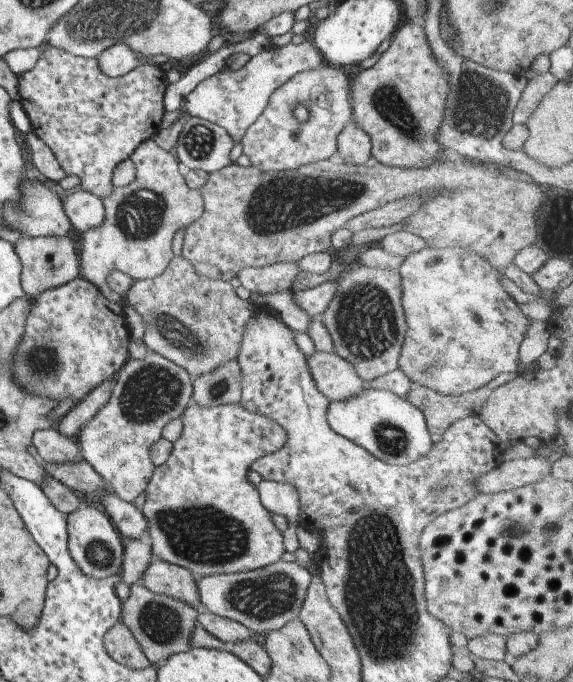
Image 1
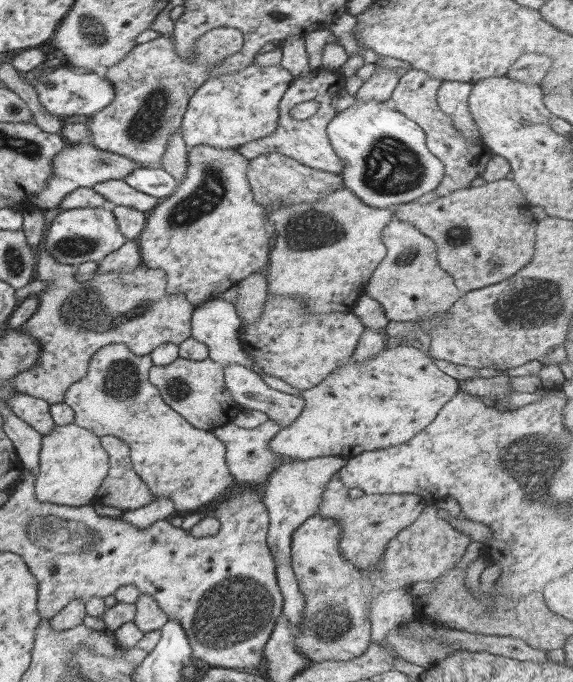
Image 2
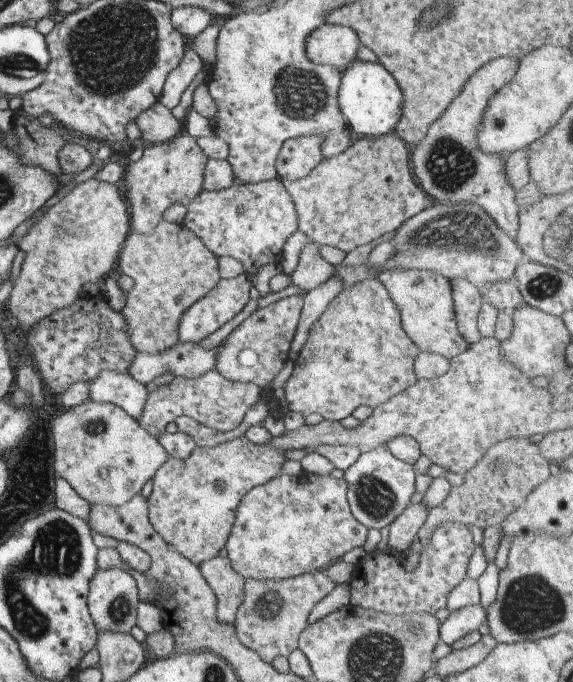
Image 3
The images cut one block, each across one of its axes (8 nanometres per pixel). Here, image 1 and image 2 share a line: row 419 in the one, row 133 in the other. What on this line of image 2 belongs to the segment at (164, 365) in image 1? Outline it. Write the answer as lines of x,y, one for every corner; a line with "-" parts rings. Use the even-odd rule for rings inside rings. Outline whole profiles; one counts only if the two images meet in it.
217,27
209,29
197,37
193,59
185,59
185,57
177,55
174,37
159,34
149,42
133,46
133,49
127,52
121,61
106,68
104,78
113,86
115,94
113,100
105,108
95,112
88,119
87,129
91,135
91,144
99,150
125,156
125,158
133,160
135,164
139,164
139,168
156,166
167,150
169,136
180,130
181,118
189,97
208,79
207,72
211,72
211,67
217,67
227,56
239,52
242,44
243,36
239,29

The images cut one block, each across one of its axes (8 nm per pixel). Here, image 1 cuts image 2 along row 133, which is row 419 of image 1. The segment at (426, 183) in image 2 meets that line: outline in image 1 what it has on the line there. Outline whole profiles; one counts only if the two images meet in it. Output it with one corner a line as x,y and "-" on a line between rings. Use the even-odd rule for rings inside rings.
364,384
357,396
328,403
326,420
335,434
351,440
387,464
411,464
433,448
421,410
409,404
406,397
395,396
391,390
371,388
369,384

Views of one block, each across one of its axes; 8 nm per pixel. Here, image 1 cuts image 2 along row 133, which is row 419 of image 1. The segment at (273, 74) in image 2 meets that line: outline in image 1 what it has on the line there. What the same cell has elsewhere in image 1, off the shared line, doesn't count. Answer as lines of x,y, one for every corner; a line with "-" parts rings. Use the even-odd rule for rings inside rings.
191,403
183,411
181,420
179,438
172,443
167,460
153,468
143,492
145,501
141,514
146,520
151,554
185,568
195,578
251,571
279,561
285,551
283,535
273,524
271,514
263,508
256,486
246,480
251,462
279,450
285,444
283,428
265,416
247,412
239,403
215,408

